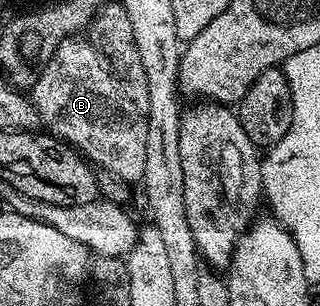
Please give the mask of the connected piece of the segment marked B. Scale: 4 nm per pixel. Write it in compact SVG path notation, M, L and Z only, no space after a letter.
M67 40L58 45L56 63L58 70L43 69L38 78L38 95L33 95L34 105L41 108L41 123L53 137L63 140L81 152L95 167L107 170L122 182L141 183L144 176L144 155L148 152L148 132L143 111L133 106L125 94L110 87L112 74L102 61L102 55L89 41Z

